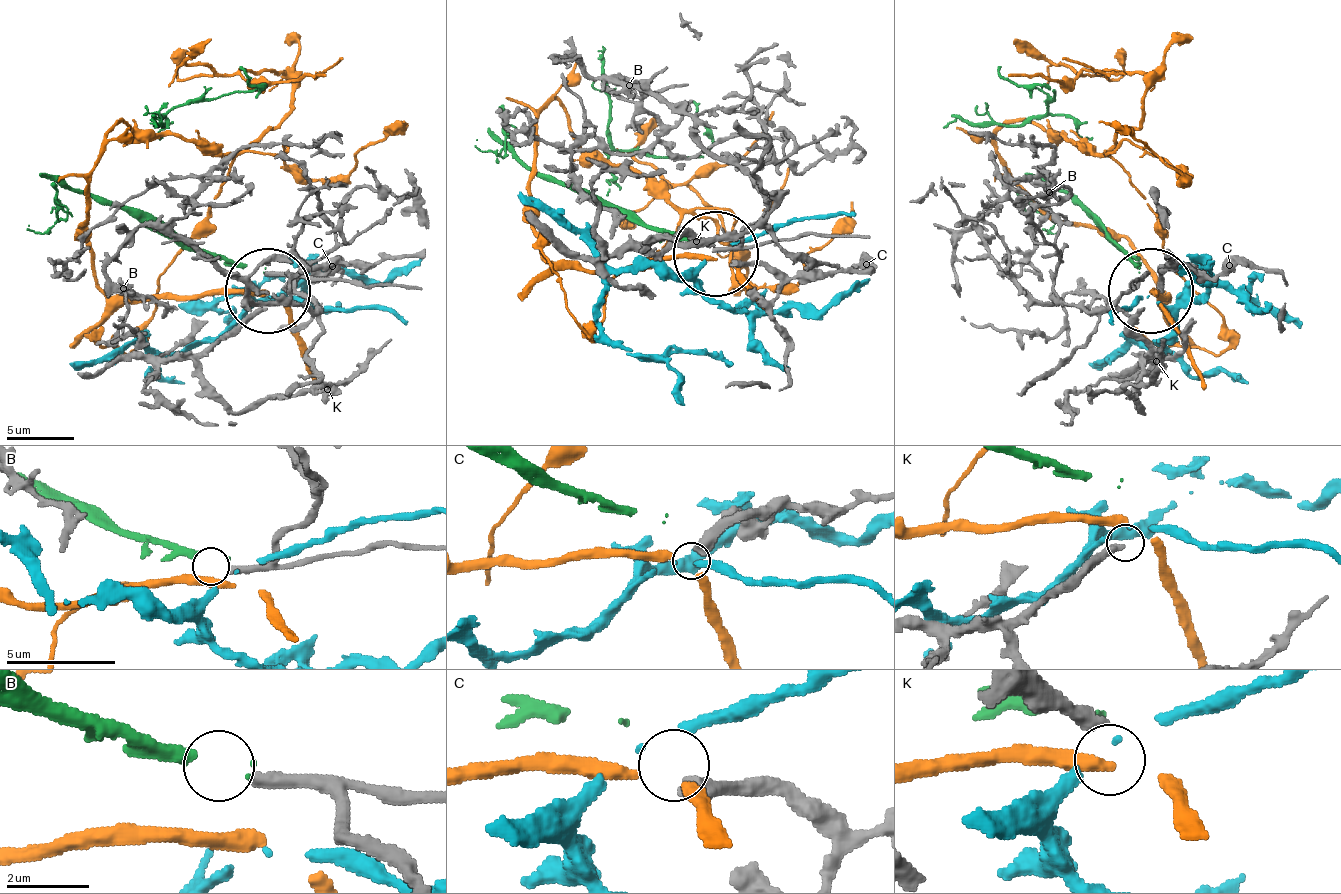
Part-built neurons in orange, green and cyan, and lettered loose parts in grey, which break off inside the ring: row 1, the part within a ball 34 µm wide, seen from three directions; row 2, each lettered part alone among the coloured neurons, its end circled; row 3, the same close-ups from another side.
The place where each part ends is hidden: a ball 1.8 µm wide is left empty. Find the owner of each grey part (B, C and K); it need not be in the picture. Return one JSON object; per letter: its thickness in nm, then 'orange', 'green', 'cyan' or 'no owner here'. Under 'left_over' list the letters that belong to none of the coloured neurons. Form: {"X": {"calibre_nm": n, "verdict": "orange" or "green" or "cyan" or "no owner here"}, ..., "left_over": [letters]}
{"B": {"calibre_nm": 340, "verdict": "no owner here"}, "C": {"calibre_nm": 460, "verdict": "no owner here"}, "K": {"calibre_nm": 360, "verdict": "no owner here"}, "left_over": ["B", "C", "K"]}

